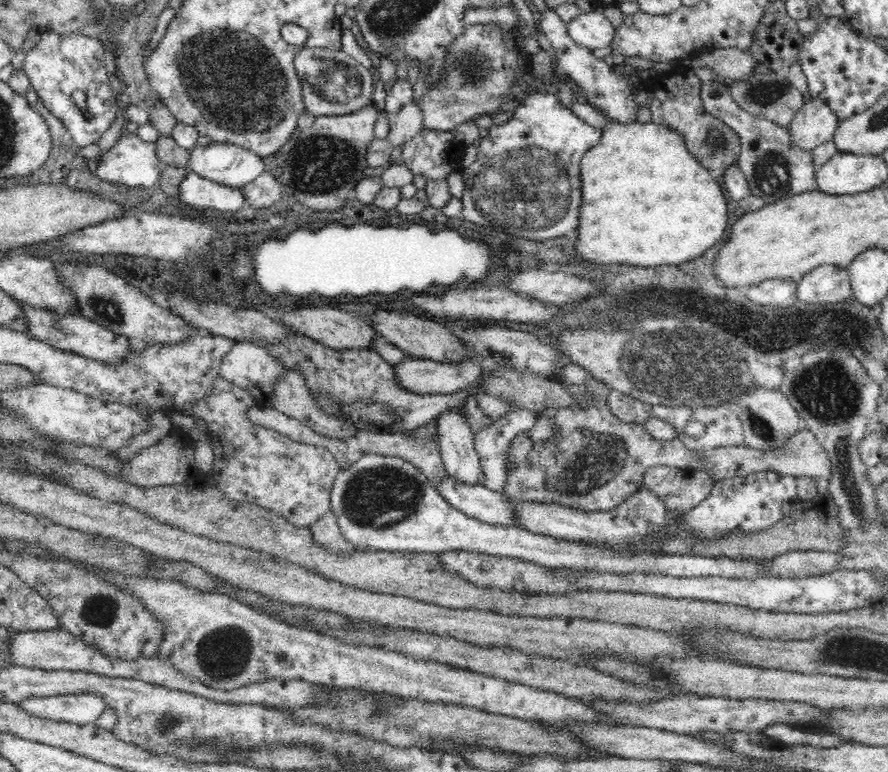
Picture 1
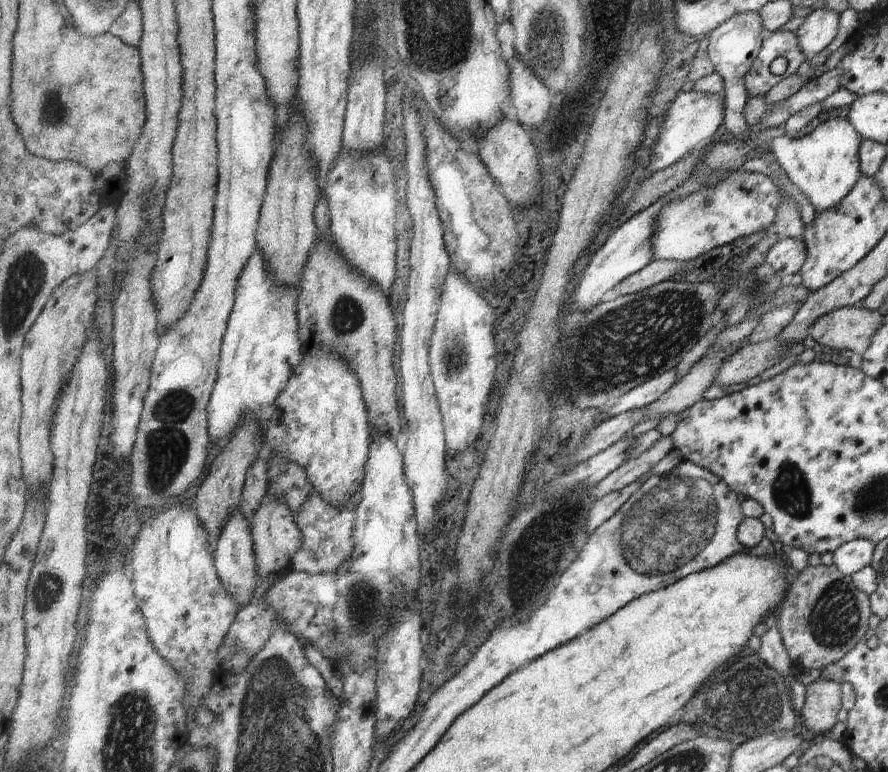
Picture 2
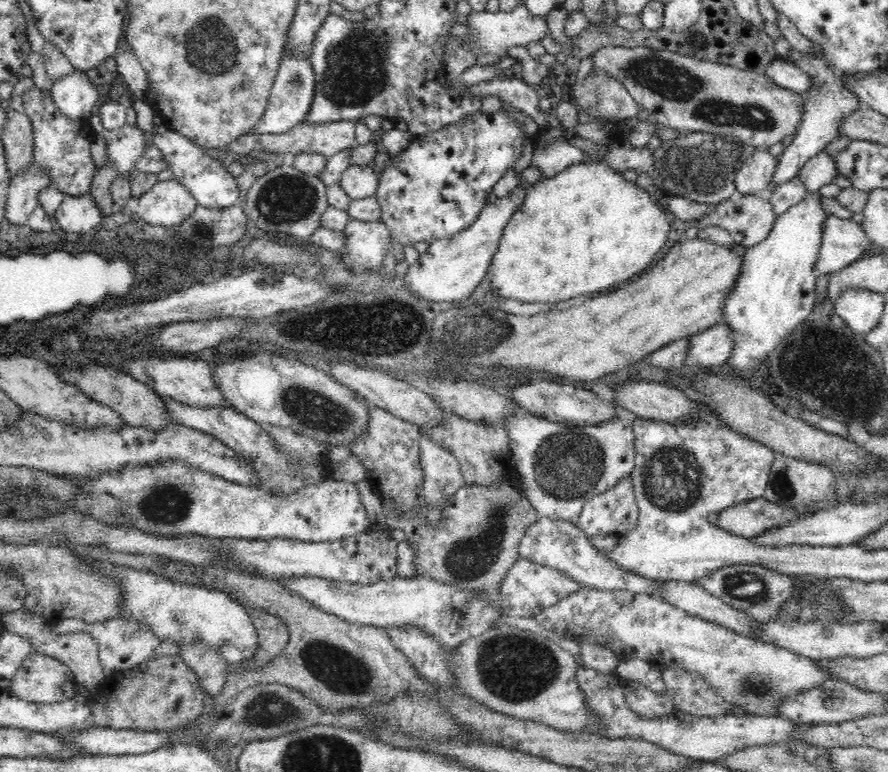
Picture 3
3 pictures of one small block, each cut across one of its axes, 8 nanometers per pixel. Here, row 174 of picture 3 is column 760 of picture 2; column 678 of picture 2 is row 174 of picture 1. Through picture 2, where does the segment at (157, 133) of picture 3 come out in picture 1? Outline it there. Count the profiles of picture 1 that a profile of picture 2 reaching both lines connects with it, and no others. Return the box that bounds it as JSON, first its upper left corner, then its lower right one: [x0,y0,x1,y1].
[188,142,269,187]

